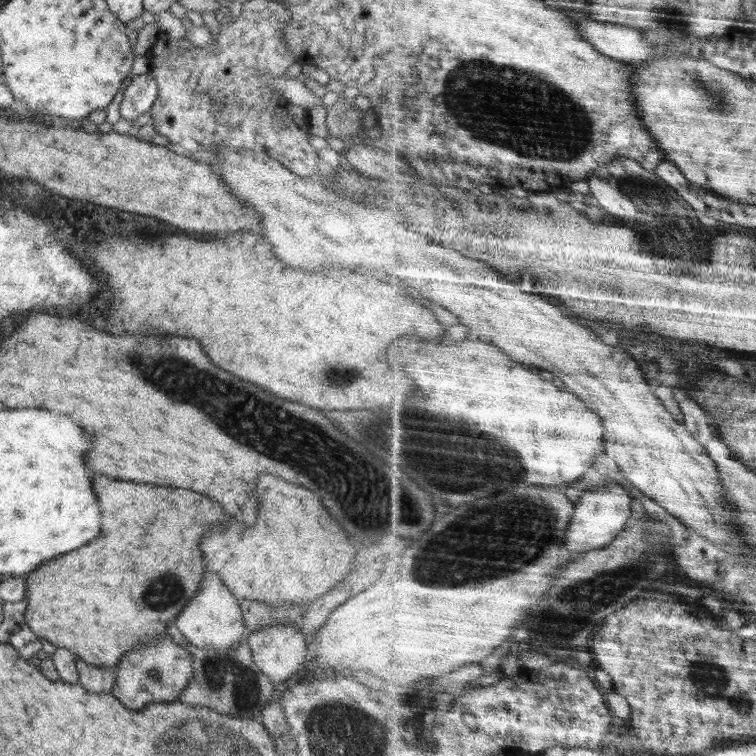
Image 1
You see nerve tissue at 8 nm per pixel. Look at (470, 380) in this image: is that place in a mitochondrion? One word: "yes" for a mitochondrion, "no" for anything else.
no

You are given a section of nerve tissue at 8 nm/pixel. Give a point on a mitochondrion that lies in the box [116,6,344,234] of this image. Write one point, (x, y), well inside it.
(212, 97)

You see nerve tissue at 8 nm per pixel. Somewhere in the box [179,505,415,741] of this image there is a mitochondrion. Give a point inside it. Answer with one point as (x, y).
(218, 671)

